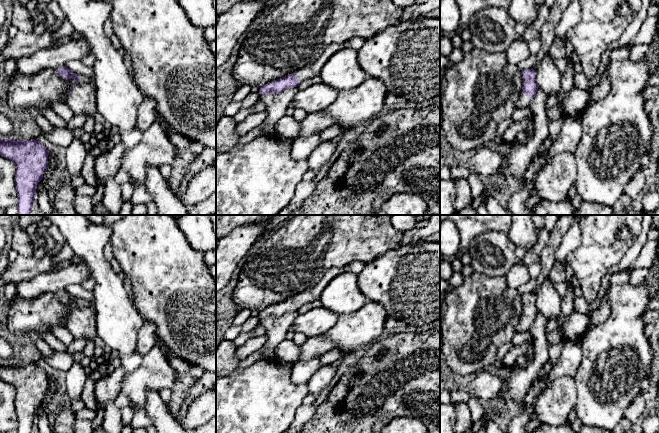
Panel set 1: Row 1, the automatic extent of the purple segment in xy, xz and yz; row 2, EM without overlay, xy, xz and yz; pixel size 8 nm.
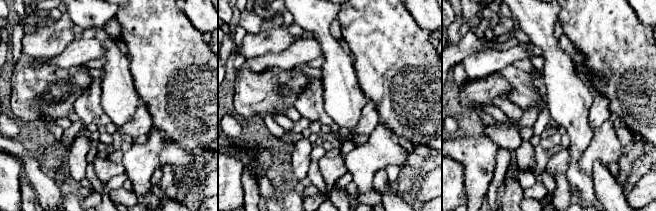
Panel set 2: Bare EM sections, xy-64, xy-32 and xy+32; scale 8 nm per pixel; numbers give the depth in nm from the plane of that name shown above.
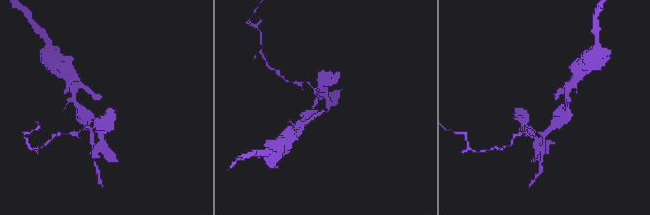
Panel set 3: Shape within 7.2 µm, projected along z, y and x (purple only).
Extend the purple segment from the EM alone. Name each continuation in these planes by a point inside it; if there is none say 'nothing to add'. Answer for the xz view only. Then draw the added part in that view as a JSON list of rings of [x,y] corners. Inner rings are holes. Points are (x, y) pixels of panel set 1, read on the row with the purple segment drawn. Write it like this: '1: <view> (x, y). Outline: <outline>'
1: xz (311, 70). Outline: [[[348,41],[345,43],[333,43],[326,47],[322,55],[317,58],[315,61],[313,61],[311,64],[307,64],[297,70],[295,72],[296,78],[301,82],[304,80],[307,80],[309,78],[313,78],[315,76],[318,76],[321,72],[322,67],[326,63],[326,61],[329,59],[329,57],[339,51],[340,49],[343,49],[345,47],[348,47]]]

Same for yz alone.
1: yz (524, 101). Outline: [[[521,93],[519,100],[516,103],[516,108],[526,108],[530,106],[532,100],[533,98],[529,98],[526,94]]]

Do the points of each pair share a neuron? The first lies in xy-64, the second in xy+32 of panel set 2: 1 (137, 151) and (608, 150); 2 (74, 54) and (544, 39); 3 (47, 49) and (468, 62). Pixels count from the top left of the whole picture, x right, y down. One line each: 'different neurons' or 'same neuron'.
1: same neuron
2: different neurons
3: different neurons

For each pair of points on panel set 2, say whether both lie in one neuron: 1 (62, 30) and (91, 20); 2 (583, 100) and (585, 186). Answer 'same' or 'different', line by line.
1: different
2: same

